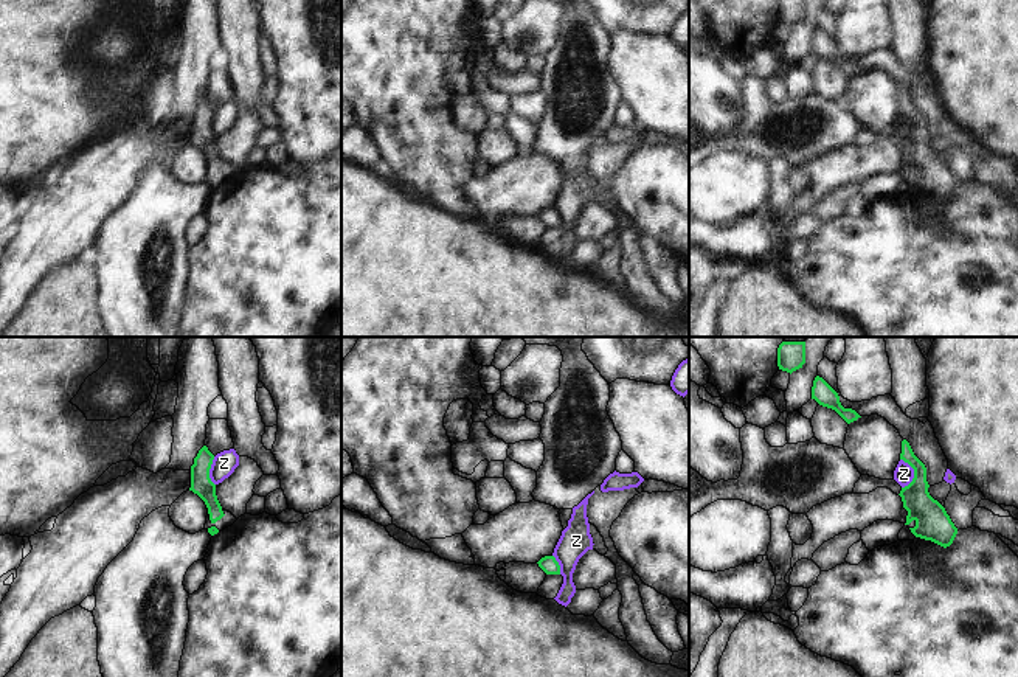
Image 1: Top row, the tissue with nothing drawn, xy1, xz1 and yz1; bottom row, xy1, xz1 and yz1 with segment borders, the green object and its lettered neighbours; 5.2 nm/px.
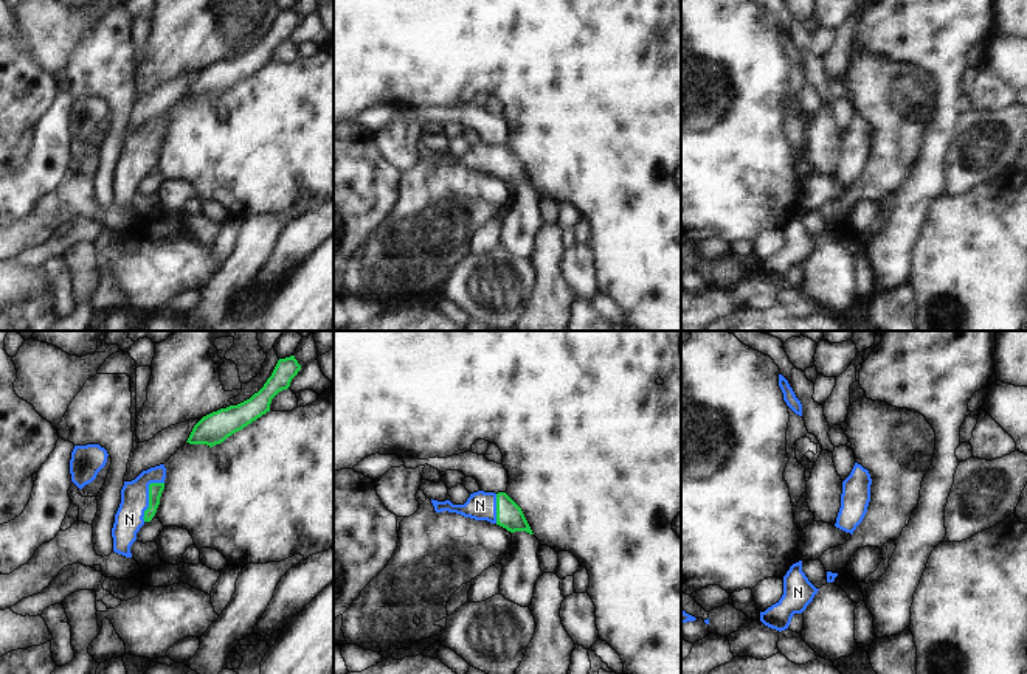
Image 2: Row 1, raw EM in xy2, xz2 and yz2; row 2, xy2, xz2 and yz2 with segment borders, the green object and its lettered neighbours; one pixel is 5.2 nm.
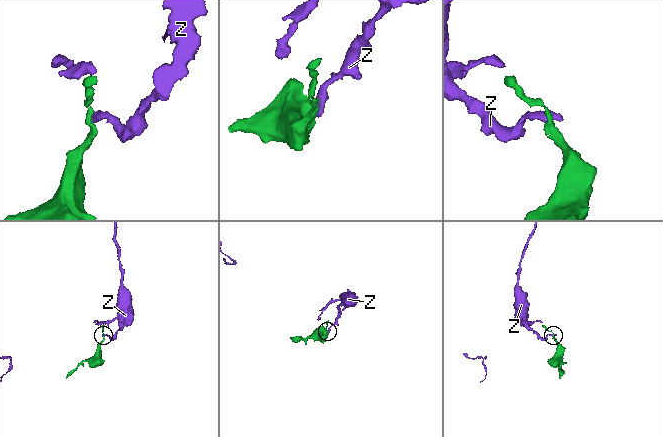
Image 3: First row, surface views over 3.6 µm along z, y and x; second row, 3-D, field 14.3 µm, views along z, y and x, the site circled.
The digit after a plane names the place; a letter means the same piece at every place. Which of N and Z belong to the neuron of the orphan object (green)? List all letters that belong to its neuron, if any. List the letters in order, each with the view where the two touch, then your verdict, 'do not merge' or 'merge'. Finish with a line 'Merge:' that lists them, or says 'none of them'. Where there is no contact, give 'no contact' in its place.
N: xy2 | merge
Z: yz1 | do not merge
Merge: N

